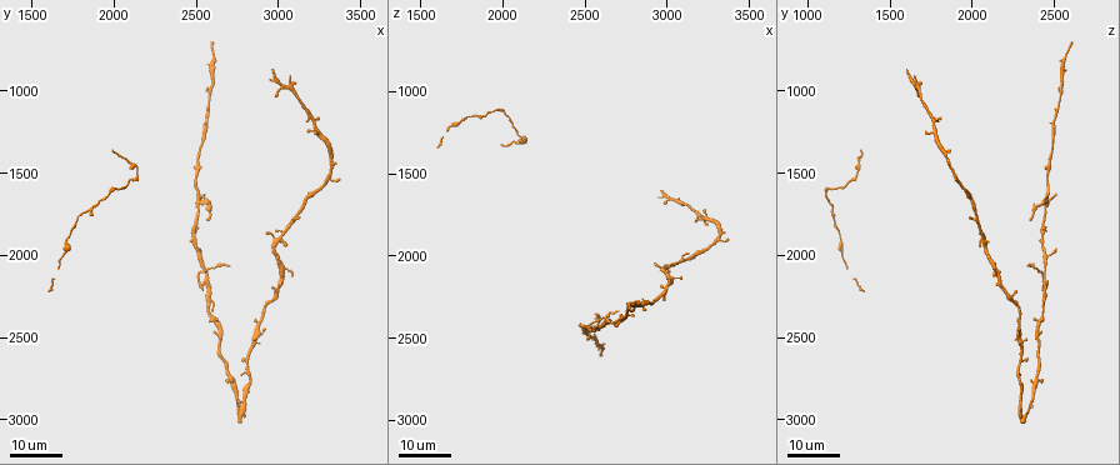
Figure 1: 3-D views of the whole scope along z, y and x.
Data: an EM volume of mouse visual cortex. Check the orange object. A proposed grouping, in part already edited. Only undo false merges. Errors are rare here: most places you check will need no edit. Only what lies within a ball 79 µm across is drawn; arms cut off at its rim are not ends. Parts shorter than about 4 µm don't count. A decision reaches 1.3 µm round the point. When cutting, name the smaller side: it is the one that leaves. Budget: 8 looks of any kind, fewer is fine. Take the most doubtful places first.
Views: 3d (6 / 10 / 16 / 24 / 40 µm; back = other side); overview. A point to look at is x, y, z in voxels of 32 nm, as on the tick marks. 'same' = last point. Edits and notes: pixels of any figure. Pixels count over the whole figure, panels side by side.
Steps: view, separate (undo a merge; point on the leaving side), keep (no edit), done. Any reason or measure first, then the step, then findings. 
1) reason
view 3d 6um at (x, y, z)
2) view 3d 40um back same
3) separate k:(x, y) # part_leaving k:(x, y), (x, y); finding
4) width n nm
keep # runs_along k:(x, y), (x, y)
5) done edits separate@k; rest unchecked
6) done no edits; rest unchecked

a fork
view 3d 16um at (2540, 2160, 2460)

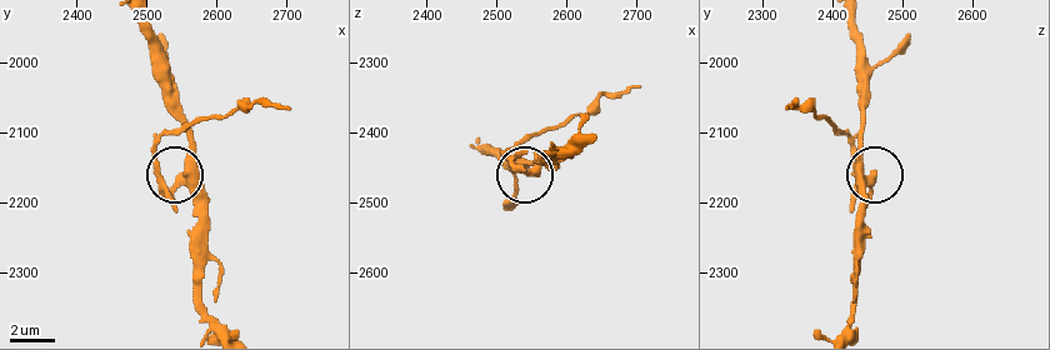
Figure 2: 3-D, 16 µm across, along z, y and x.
view 3d 6um at (2545, 2170, 2455)

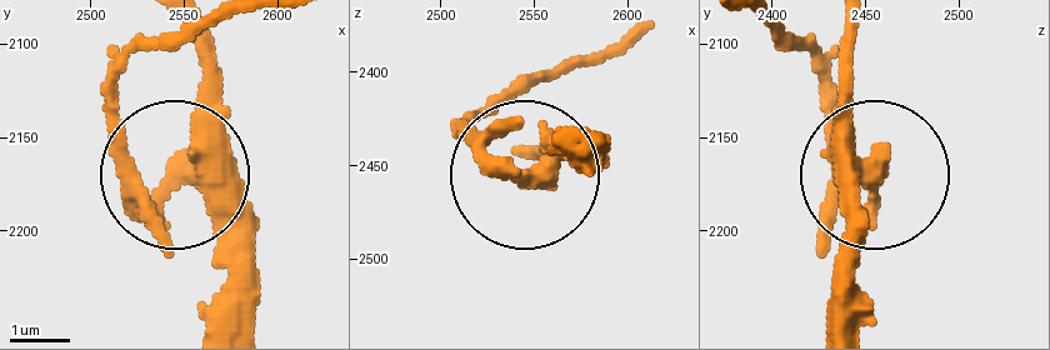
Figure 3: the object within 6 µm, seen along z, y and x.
side_arm 11 um
separate 3:(124, 153) # part_leaving 3:(198, 171), (133, 185), (113, 96), (128, 66), (203, 26); two cells meet here

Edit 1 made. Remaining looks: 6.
four or more arms meet
view 3d 16um at (2540, 1660, 2440)

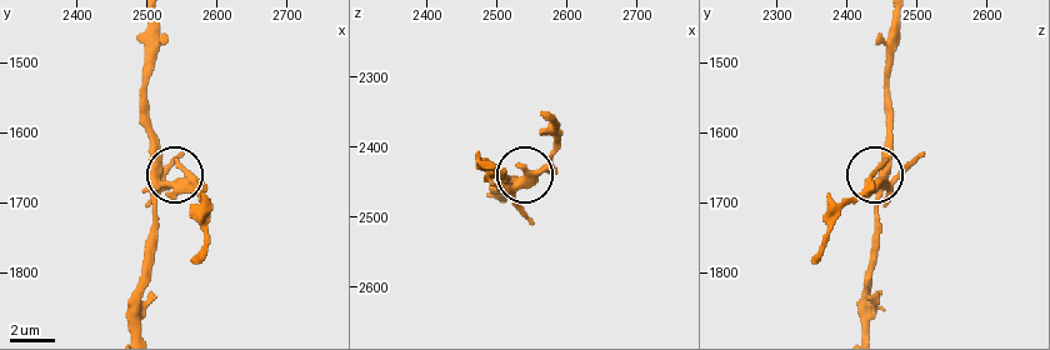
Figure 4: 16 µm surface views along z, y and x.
closer look
view 3d 6um at (2535, 1675, 2450)

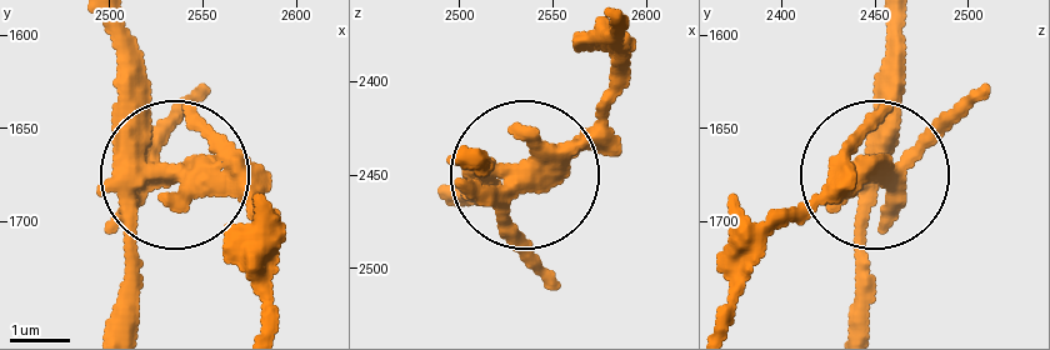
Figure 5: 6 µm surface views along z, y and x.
width 370 nm
separate 5:(233, 188) # two cells meet here

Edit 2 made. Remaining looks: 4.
three-way junction
view 3d 24um at (2120, 1480, 1320)

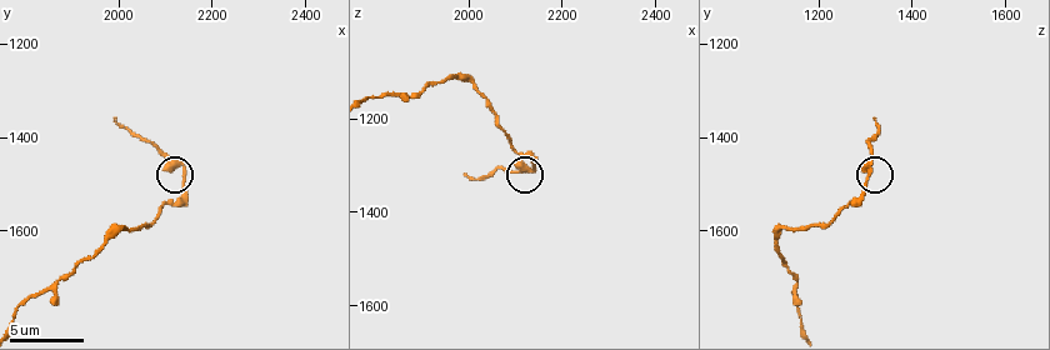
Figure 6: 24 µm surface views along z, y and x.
view 3d 10um at (2130, 1465, 1305)

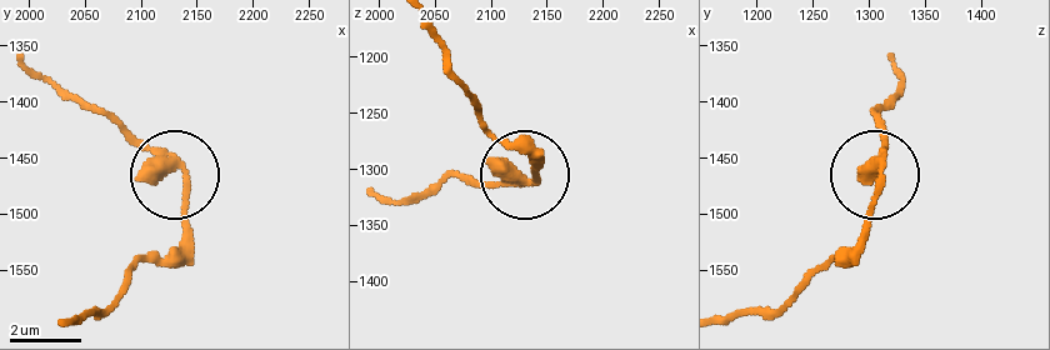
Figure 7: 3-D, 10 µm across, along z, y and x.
side_arm 5 um
keep # continuous, no second cell

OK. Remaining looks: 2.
view 3d 16um at (2480, 1920, 2420)

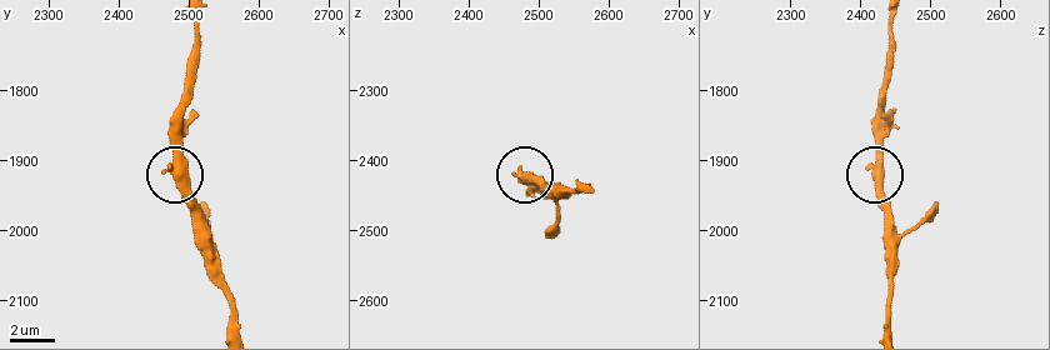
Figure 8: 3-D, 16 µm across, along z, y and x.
zoom in
view 3d 6um at (2470, 1910, 2420)

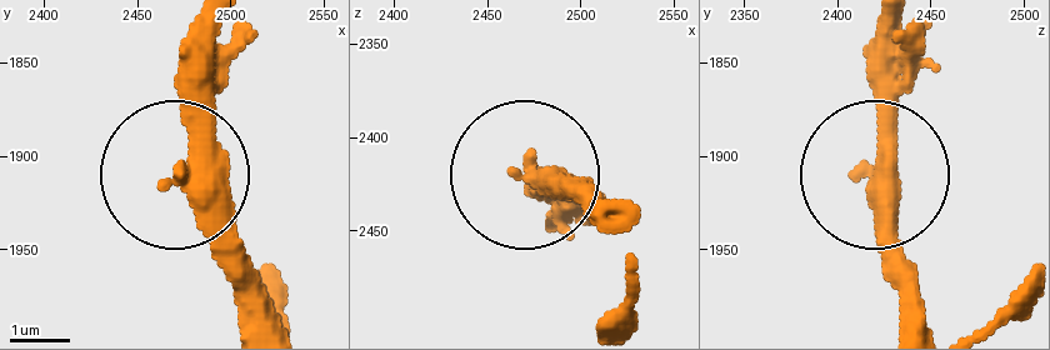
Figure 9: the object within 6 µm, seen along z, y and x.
width 280 nm
keep # runs_along 9:(278, 328), (258, 268), (188, 179), (193, 29); continuous, no second cell

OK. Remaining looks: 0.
done edits separate@3, separate@5; rest unchecked

